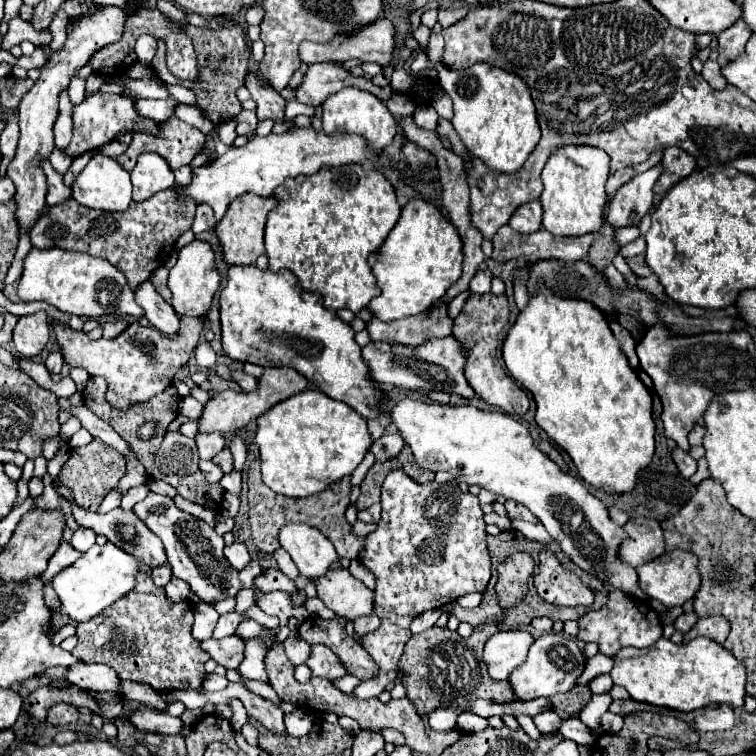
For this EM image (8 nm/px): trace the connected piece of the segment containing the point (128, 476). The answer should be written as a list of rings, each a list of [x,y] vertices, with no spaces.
[[[126,458],[126,462],[128,462],[128,470],[126,470],[124,478],[122,478],[120,484],[118,484],[118,490],[124,490],[124,492],[126,492],[128,488],[132,488],[132,486],[144,484],[146,478],[148,478],[146,468],[144,468],[136,458]]]

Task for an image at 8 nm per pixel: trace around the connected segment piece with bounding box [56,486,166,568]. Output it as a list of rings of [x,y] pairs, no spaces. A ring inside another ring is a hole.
[[[58,486],[56,492],[72,502],[72,514],[74,514],[74,518],[76,518],[76,522],[78,522],[80,526],[86,526],[86,528],[94,530],[96,534],[104,534],[110,542],[114,542],[116,546],[120,546],[122,550],[126,550],[126,552],[130,552],[130,554],[136,554],[144,564],[148,564],[148,566],[152,566],[152,568],[156,568],[156,566],[160,566],[160,564],[166,562],[166,554],[164,554],[164,548],[162,548],[160,538],[158,538],[148,526],[144,526],[144,522],[140,522],[140,518],[138,518],[134,512],[124,512],[122,508],[116,508],[116,510],[106,512],[106,514],[86,512],[86,510],[82,510],[82,508],[78,508],[78,506],[74,504],[68,488]]]

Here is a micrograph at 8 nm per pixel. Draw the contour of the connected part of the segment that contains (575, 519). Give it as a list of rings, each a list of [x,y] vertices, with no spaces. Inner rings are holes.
[[[414,398],[398,400],[390,412],[390,420],[398,428],[404,442],[412,448],[412,454],[418,466],[432,472],[440,472],[440,470],[450,472],[454,480],[462,480],[468,486],[478,484],[480,488],[486,488],[496,496],[512,498],[524,504],[546,526],[546,530],[552,534],[552,538],[560,544],[564,554],[570,556],[574,564],[578,564],[586,572],[594,572],[596,578],[606,580],[610,586],[620,588],[622,592],[628,592],[642,600],[648,598],[638,588],[636,570],[618,560],[616,550],[624,540],[626,532],[610,520],[606,506],[594,494],[590,494],[588,488],[578,478],[562,472],[546,454],[542,454],[534,446],[534,440],[522,422],[514,420],[510,414],[504,414],[504,412],[486,412],[476,406],[434,404],[434,402],[414,400]]]

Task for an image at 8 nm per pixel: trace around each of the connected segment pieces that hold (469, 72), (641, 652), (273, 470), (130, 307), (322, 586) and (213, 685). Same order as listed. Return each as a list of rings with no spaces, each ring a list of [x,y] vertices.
[[[478,62],[466,70],[448,70],[442,64],[436,68],[440,86],[454,102],[454,130],[466,148],[490,170],[500,170],[504,174],[520,170],[540,140],[540,126],[526,82],[520,76],[486,62]]]
[[[660,638],[660,642],[650,648],[628,646],[614,656],[610,676],[614,684],[628,690],[630,698],[678,712],[692,712],[712,704],[742,708],[746,696],[744,662],[740,662],[734,654],[728,654],[728,650],[710,638],[694,638],[688,644],[674,644],[666,638]]]
[[[304,390],[270,408],[258,418],[256,442],[260,448],[262,480],[276,494],[306,498],[350,476],[372,446],[366,420],[346,402],[318,390]]]
[[[32,248],[24,260],[24,272],[18,284],[18,296],[24,302],[42,300],[56,306],[62,312],[80,318],[98,316],[144,316],[144,310],[136,304],[134,292],[126,282],[126,276],[102,258],[94,258],[82,252],[68,252],[62,248]]]
[[[332,568],[326,576],[314,580],[318,598],[346,620],[374,614],[374,592],[356,580],[348,570]]]
[[[208,676],[206,680],[204,680],[204,688],[206,690],[210,690],[210,692],[216,692],[216,690],[222,690],[222,688],[226,688],[230,682],[228,682],[228,678],[226,676]]]

